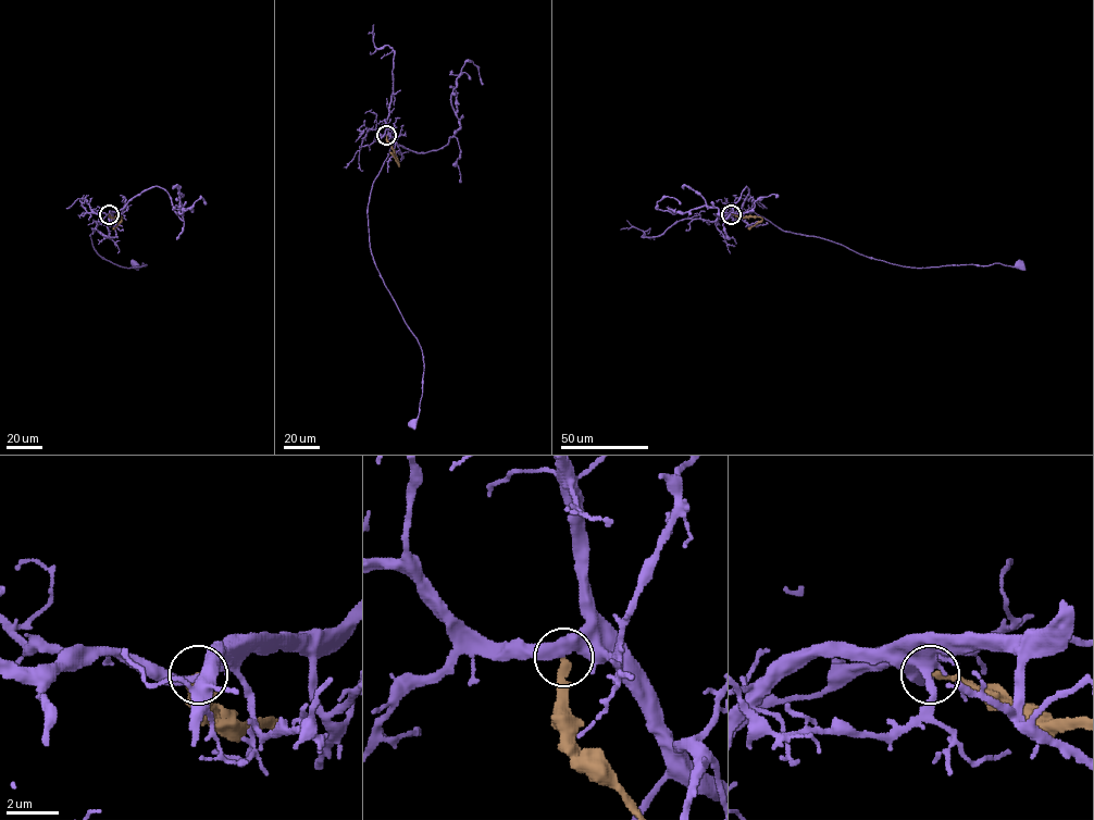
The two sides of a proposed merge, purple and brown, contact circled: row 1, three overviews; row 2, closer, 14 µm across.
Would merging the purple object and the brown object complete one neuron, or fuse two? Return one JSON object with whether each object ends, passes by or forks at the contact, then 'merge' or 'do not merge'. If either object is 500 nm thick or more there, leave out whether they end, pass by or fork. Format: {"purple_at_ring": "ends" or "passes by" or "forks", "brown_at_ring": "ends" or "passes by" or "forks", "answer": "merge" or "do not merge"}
{"purple_at_ring": "passes by", "brown_at_ring": "ends", "answer": "do not merge"}

